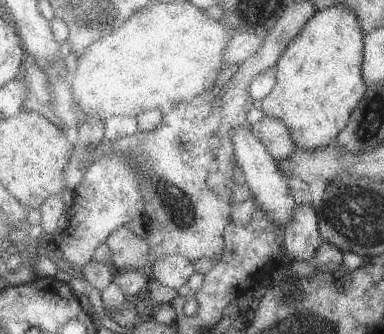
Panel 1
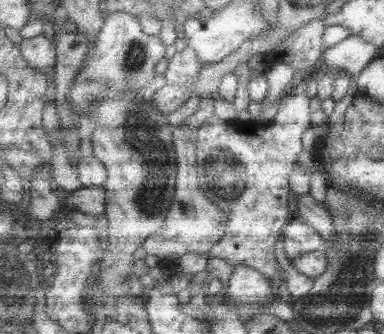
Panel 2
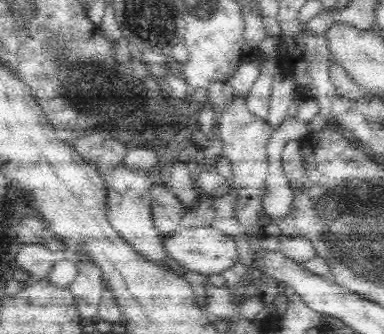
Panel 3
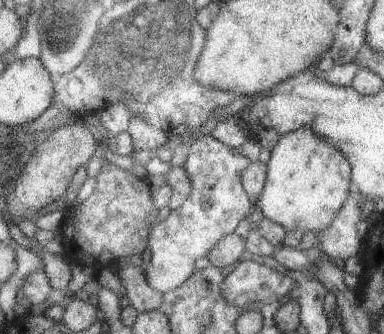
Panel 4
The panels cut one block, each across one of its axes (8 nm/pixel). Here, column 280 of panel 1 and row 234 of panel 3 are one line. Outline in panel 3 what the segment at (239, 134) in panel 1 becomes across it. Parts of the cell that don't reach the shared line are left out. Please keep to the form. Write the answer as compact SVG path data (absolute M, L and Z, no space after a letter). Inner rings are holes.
M180 228L174 234L166 236L166 254L172 256L178 264L182 264L184 270L200 274L206 278L210 276L222 276L226 270L232 270L234 262L240 260L244 256L242 250L236 250L236 242L232 240L232 236L226 236L220 230L214 228Z

